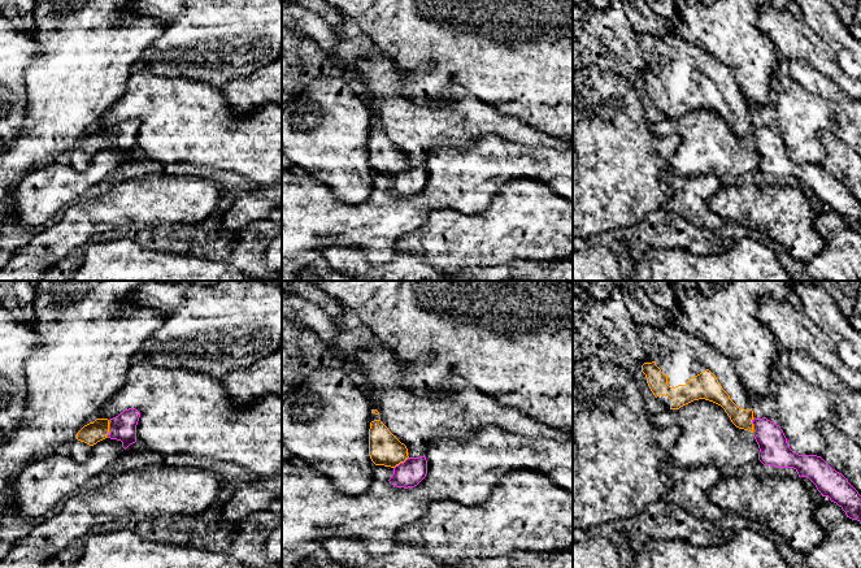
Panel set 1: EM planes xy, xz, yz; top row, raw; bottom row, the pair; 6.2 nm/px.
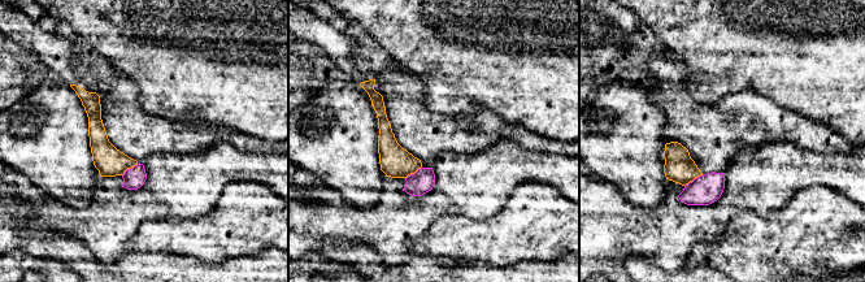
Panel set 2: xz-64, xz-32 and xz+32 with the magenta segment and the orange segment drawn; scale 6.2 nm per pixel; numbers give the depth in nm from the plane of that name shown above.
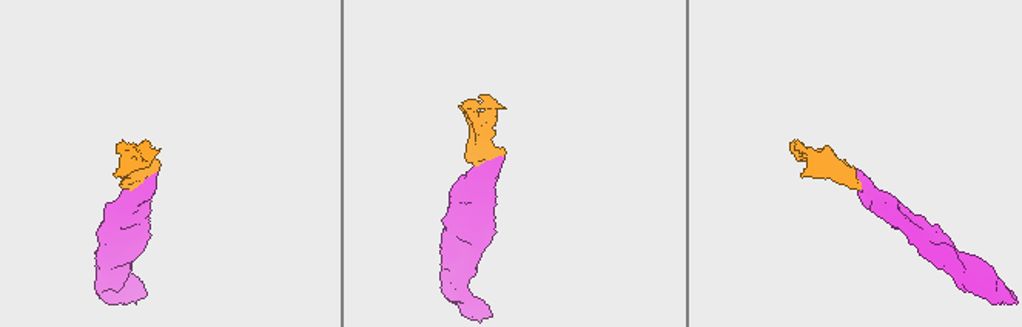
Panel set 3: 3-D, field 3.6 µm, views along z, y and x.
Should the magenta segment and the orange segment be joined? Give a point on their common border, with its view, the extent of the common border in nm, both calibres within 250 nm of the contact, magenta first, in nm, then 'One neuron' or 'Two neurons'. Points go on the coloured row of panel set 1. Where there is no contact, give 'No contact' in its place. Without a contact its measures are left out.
Touches magenta at xy (109, 429). Shared border 110 nm. Thickness 160 nm (magenta) against 130 nm. One neuron

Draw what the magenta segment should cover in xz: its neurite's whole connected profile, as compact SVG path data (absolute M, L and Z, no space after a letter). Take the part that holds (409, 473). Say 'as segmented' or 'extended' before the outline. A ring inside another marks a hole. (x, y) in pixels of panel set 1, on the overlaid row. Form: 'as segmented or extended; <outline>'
extended; M381 420L370 422L369 455L375 465L393 469L388 481L396 487L414 487L427 474L426 458L409 458L406 446Z

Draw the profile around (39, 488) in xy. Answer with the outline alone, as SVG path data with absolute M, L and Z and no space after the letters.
M105 438L92 446L92 452L83 463L56 452L34 461L16 481L10 519L44 516L109 464L131 454L134 445L125 450L121 441Z

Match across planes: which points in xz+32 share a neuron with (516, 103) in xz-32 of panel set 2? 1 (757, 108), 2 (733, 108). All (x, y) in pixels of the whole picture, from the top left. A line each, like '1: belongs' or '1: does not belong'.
1: does not belong
2: does not belong

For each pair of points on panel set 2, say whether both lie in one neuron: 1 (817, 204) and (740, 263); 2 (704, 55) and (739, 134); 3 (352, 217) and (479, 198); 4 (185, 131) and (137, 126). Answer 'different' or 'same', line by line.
1: same
2: different
3: same
4: same

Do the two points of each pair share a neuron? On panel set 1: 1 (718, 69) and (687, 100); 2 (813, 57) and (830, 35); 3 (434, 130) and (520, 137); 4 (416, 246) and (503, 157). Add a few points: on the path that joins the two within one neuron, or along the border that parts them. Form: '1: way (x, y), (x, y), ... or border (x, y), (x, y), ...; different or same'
1: way (713, 78), (700, 91), (696, 91); same
2: border (805, 18), (805, 22), (833, 50), (840, 68); different
3: way (455, 126), (459, 124), (499, 124); same
4: border (483, 209), (475, 213), (436, 209), (425, 222); different

